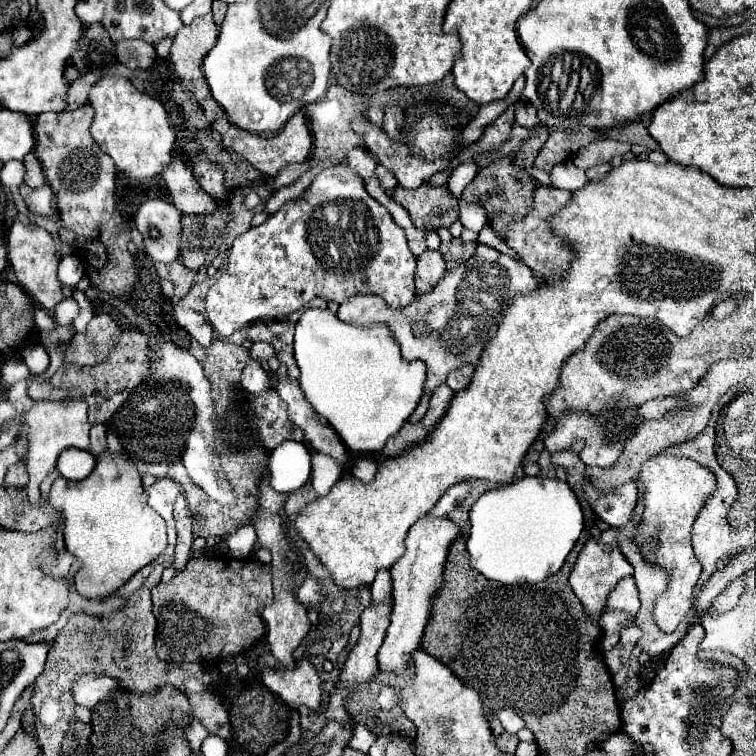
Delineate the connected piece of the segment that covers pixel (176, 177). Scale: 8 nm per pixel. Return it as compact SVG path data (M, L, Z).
M179 157L171 159L171 163L163 169L161 177L167 183L175 207L181 213L211 215L217 211L215 201L207 193L203 193L203 189L199 189L199 183L195 181L195 177L191 177L191 169Z

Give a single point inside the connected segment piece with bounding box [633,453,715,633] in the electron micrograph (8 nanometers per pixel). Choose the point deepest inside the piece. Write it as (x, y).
(674, 488)

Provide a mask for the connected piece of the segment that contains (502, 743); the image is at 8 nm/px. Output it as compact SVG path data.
M491 717L489 725L491 725L491 731L493 731L493 737L495 737L495 743L497 743L497 747L501 749L501 753L515 755L515 749L517 749L517 745L519 745L519 739L517 739L515 735L505 733L503 727L501 727L501 723L497 721L497 717Z

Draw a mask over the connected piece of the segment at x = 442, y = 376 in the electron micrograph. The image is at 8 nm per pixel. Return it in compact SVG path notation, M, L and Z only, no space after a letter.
M479 243L471 259L447 271L429 293L417 293L407 307L393 309L379 295L353 295L339 305L337 317L353 325L387 323L401 345L403 357L409 361L421 359L427 365L425 391L433 391L445 383L449 371L467 363L477 365L481 347L495 333L507 301L515 293L533 291L535 287L537 281L525 263Z

